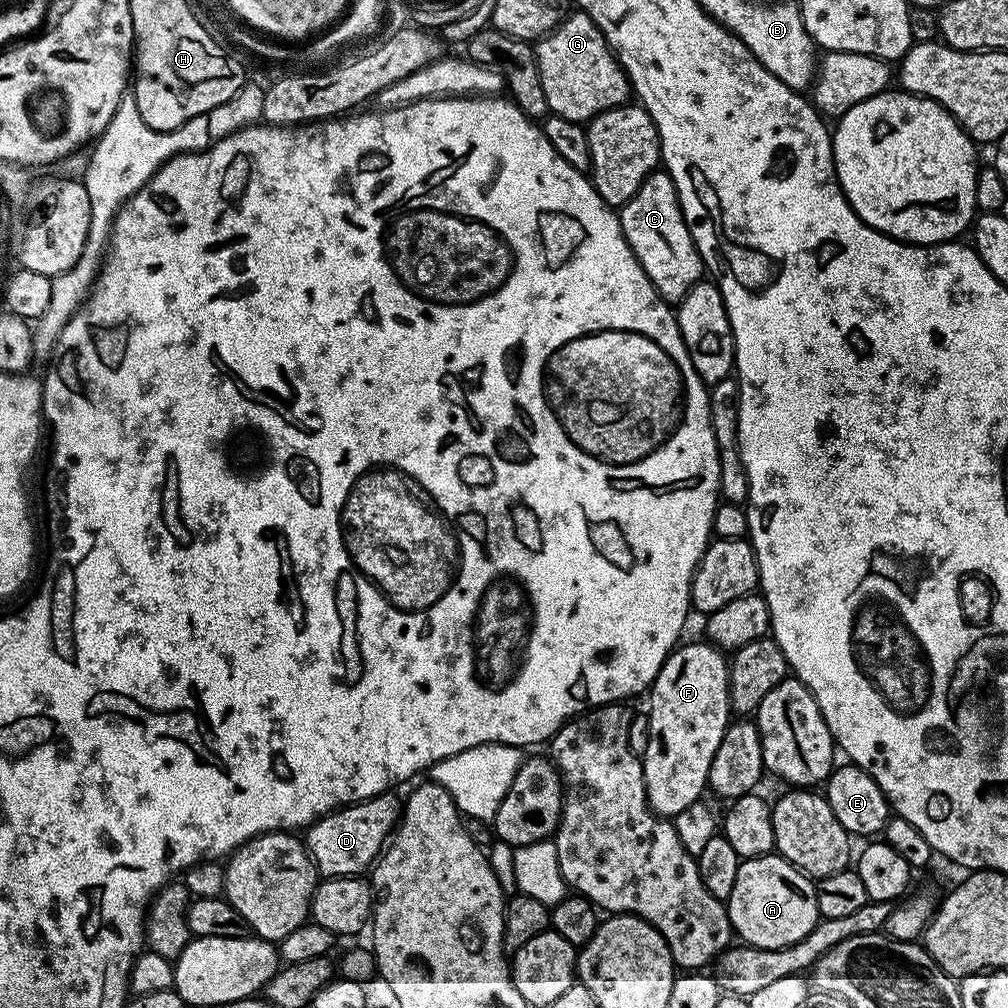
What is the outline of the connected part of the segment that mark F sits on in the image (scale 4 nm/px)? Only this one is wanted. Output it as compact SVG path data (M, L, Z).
M681 643L668 655L650 689L652 709L646 712L648 745L642 763L648 805L657 816L674 818L703 797L714 750L730 723L729 661L715 644L703 643Z

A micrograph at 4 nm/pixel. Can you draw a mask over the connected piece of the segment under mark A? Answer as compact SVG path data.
M779 854L756 856L752 860L741 859L738 878L734 878L734 890L726 902L728 917L732 923L733 933L740 936L745 945L754 948L785 948L798 938L806 938L814 930L817 920L821 919L816 901L816 884L804 873Z

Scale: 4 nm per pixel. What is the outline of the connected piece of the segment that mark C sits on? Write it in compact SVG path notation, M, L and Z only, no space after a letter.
M668 171L651 172L642 186L638 186L638 194L634 194L634 198L619 209L618 215L626 242L634 250L642 270L650 278L658 294L668 304L679 305L680 299L700 283L706 269L688 223L684 220L680 199Z

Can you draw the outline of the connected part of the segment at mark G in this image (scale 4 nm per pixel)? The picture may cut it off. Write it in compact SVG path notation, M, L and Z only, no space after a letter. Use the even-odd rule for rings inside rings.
M572 10L552 32L534 44L542 90L546 90L549 113L584 124L630 100L628 74L604 40L602 30L579 10Z

